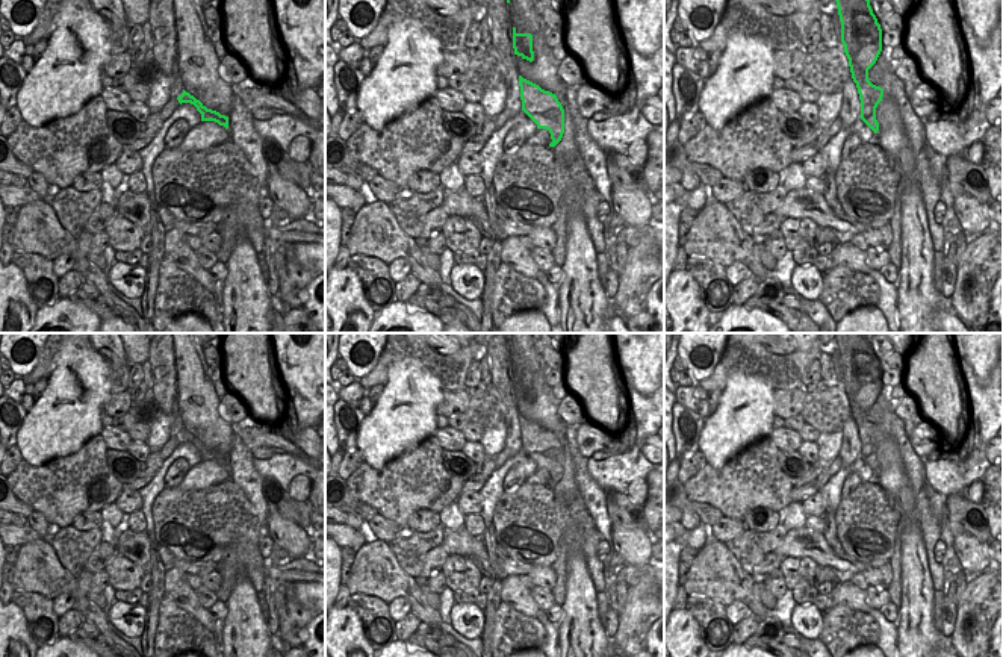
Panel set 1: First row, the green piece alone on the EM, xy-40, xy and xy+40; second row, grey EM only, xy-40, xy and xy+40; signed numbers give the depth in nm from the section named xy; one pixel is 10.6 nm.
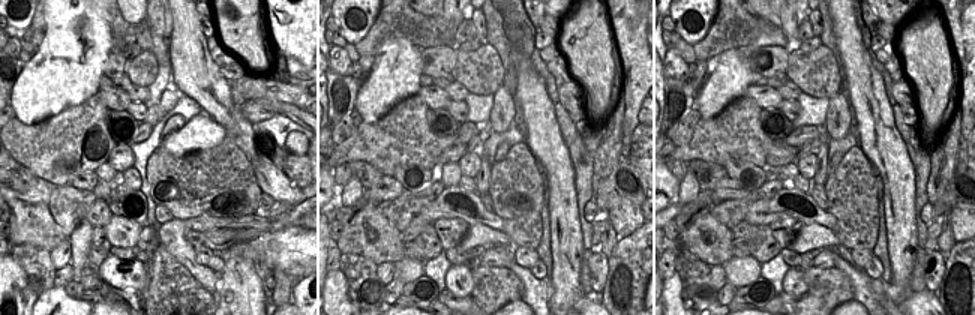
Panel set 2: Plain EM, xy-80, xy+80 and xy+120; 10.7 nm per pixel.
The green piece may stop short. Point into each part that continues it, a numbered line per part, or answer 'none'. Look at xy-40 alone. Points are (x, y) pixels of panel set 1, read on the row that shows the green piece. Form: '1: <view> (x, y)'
none

